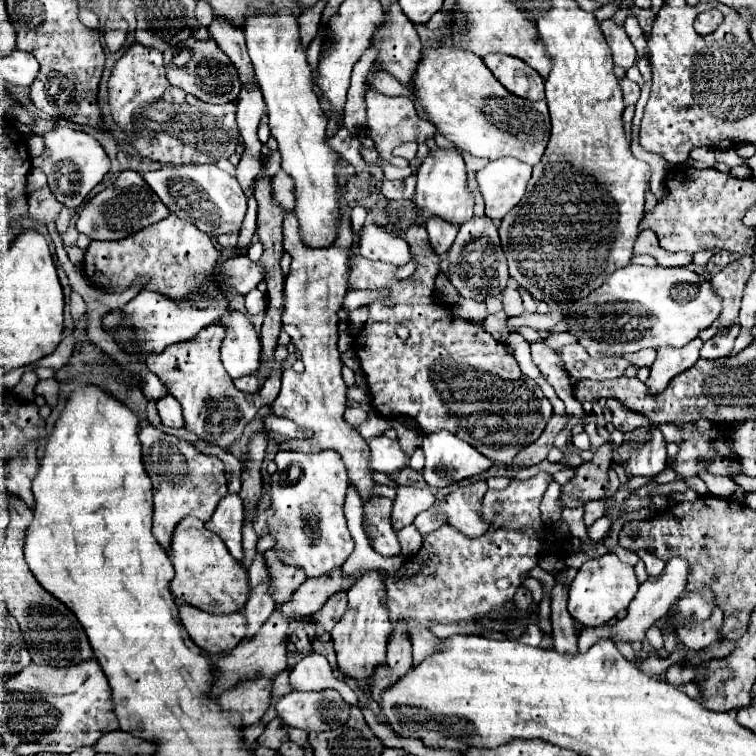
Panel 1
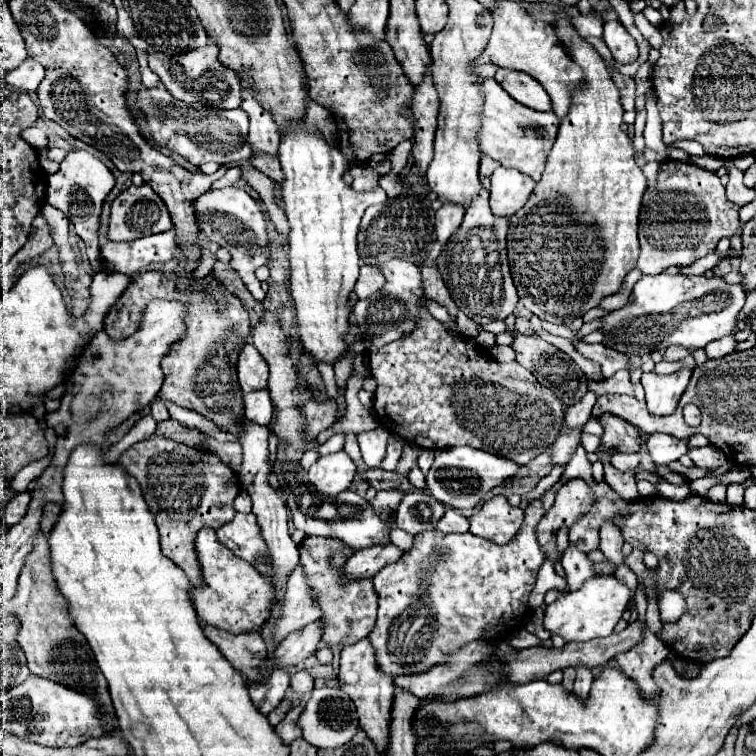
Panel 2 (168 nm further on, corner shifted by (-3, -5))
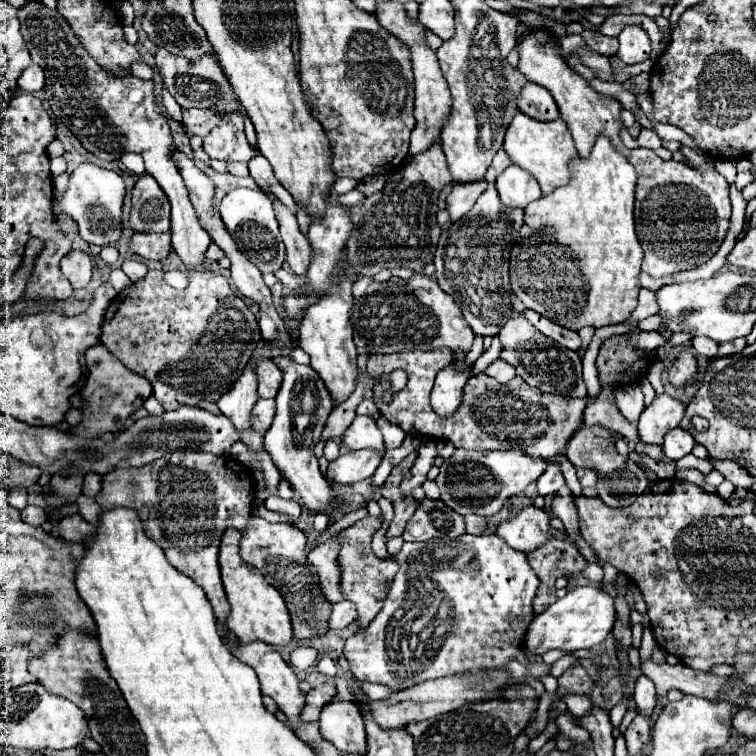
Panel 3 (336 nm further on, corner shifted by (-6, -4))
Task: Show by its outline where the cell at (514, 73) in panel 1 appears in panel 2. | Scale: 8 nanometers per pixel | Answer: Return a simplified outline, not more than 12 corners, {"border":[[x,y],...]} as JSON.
{"border":[[498,68],[494,78],[516,102],[552,110],[546,90],[524,72]]}

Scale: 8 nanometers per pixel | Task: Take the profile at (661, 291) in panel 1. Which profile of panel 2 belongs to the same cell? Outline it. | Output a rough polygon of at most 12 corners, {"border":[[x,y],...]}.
{"border":[[642,276],[600,318],[606,348],[646,356],[734,330],[740,284]]}

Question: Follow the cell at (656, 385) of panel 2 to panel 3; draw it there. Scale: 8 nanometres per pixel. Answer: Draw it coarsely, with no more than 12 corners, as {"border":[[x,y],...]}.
{"border":[[667,393],[641,413],[639,441],[661,447],[685,407]]}

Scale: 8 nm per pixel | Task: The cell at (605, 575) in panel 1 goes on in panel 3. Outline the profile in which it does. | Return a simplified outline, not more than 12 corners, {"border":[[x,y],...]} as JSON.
{"border":[[575,587],[527,627],[543,655],[599,645],[613,629],[613,599]]}

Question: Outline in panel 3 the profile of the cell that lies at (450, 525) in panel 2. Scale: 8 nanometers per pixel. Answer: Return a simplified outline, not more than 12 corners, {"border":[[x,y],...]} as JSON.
{"border":[[467,515],[467,533],[481,535],[487,519],[479,515]]}

